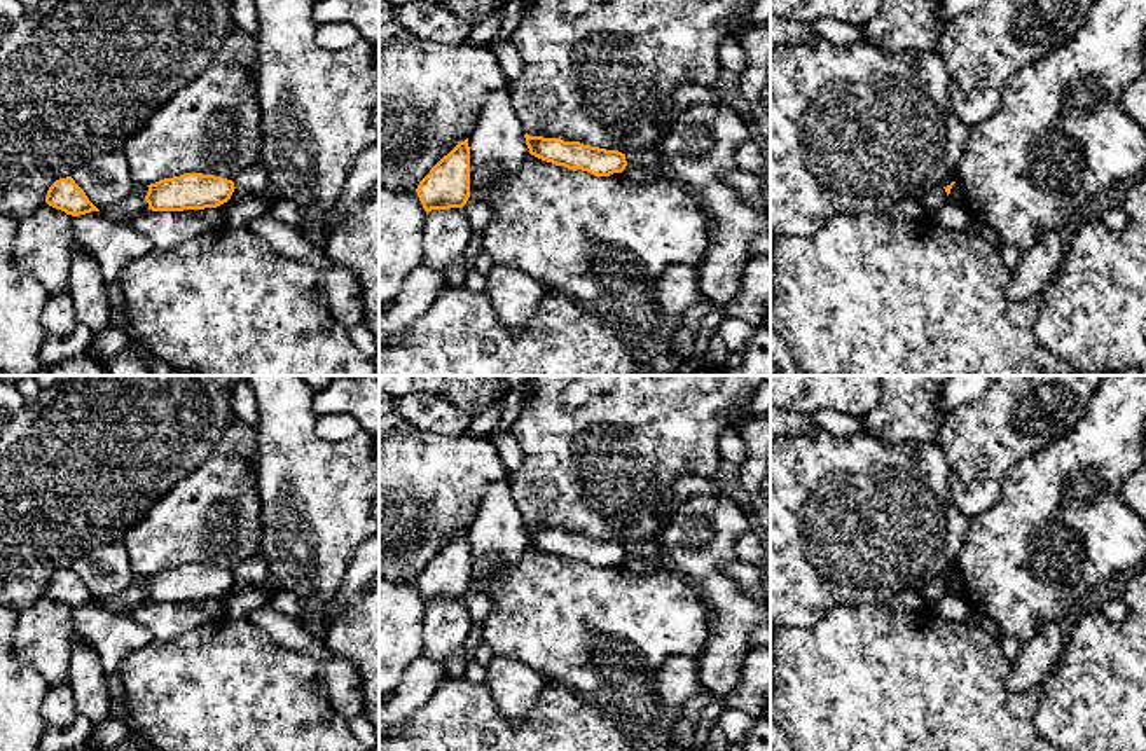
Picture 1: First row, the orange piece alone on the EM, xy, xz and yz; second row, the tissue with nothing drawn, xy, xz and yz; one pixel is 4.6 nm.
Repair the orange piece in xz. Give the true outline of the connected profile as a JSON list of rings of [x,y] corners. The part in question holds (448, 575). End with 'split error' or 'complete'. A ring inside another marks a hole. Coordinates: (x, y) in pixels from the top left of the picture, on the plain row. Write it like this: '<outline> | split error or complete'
[[[468,529],[444,547],[419,573],[418,589],[425,603],[463,599],[470,589]]] | complete

